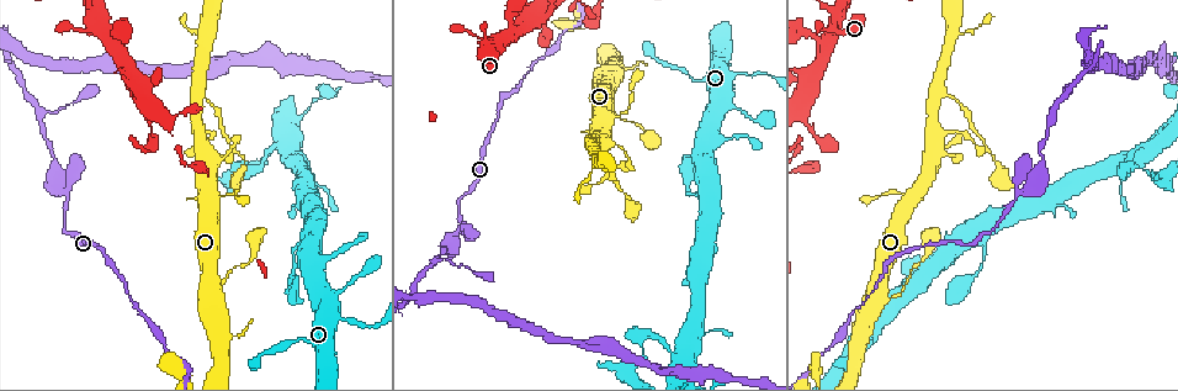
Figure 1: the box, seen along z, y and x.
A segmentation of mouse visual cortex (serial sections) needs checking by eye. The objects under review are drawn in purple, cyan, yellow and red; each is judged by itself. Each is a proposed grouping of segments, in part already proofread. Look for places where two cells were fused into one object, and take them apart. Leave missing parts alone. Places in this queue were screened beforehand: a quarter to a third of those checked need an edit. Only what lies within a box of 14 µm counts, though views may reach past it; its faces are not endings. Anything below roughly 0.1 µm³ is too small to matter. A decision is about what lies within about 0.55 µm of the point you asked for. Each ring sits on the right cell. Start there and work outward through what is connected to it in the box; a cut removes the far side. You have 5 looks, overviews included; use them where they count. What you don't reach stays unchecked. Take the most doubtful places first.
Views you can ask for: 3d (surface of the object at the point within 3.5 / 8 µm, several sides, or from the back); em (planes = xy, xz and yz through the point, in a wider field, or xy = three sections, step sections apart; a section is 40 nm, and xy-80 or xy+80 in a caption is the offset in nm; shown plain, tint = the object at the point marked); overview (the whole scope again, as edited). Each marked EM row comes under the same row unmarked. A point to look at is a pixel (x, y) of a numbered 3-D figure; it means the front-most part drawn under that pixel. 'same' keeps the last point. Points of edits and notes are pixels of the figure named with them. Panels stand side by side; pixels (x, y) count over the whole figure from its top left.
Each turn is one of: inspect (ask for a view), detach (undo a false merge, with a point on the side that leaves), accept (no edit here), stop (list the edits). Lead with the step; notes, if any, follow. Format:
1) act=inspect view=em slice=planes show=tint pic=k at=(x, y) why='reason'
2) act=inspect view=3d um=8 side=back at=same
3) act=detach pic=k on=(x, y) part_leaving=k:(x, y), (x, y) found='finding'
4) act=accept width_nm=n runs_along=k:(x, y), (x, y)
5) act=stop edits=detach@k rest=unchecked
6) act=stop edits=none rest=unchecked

act=inspect view=3d um=3.5 pic=1 at=(210, 104)

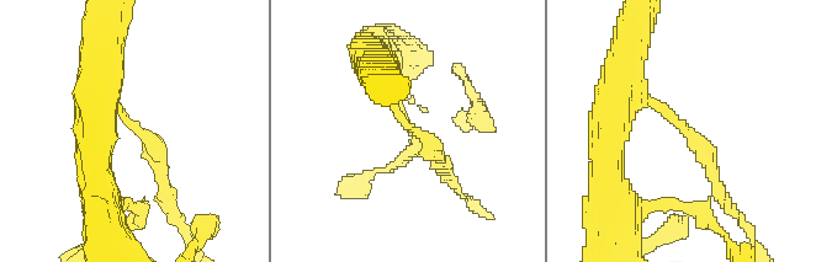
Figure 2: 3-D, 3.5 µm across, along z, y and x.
act=inspect view=em slice=planes show=tint pic=2 at=(133, 126) arm_widths_nm=200,300 why='shape alone is not enough'

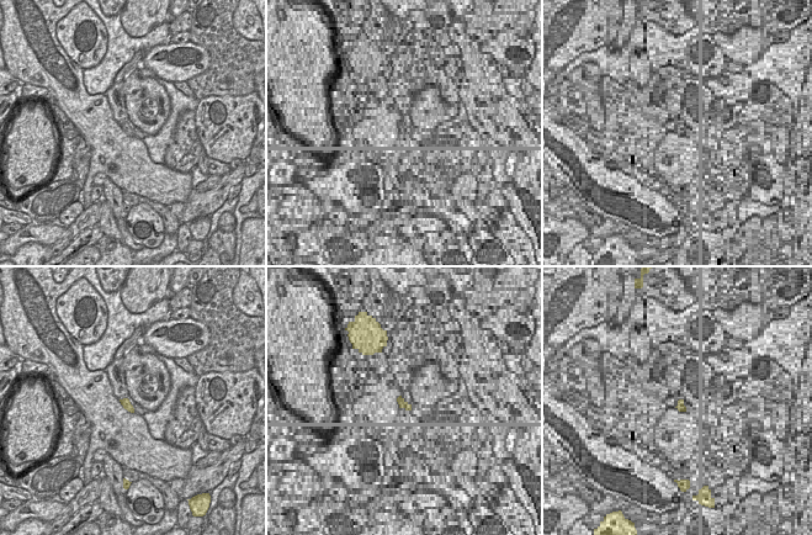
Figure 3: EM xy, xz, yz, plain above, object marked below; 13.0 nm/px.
act=accept found='one cell here'

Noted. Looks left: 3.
act=inspect view=3d um=3.5 pic=1 at=(884, 300) why='thick turns thin'

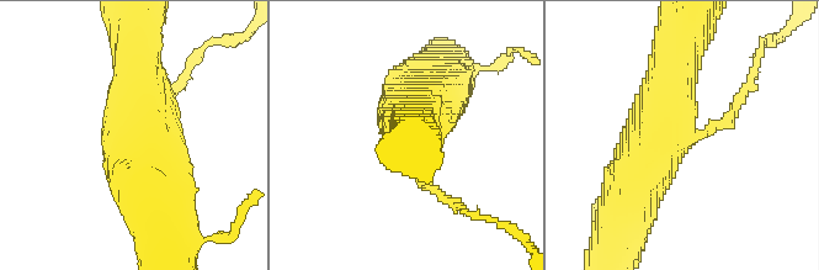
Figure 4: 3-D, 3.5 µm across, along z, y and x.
act=inspect view=em slice=xy step=1 show=tint pic=4 at=(685, 136)

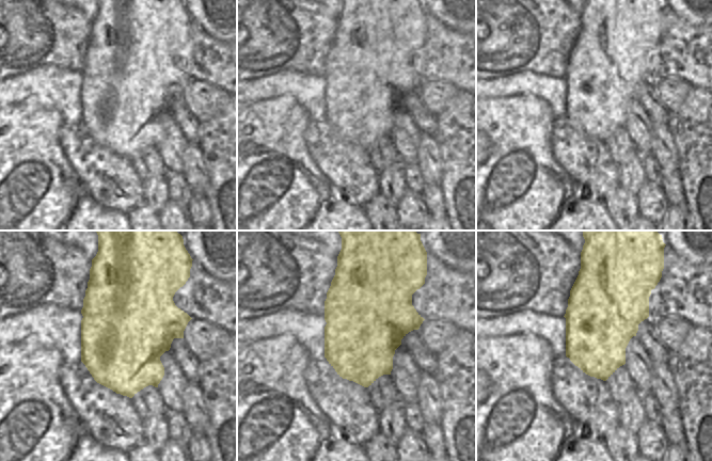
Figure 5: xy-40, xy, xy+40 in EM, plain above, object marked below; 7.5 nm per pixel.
act=accept found='continuous, no second cell'

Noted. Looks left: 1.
act=stop edits=none rest=unchecked

